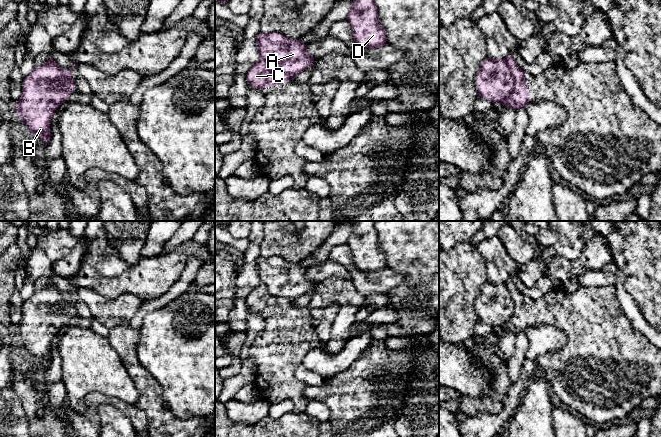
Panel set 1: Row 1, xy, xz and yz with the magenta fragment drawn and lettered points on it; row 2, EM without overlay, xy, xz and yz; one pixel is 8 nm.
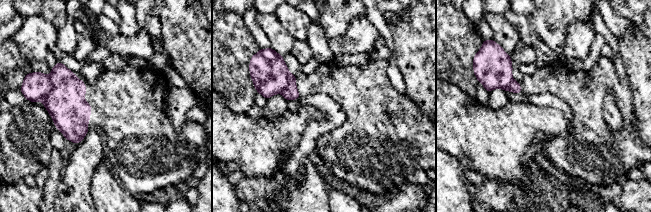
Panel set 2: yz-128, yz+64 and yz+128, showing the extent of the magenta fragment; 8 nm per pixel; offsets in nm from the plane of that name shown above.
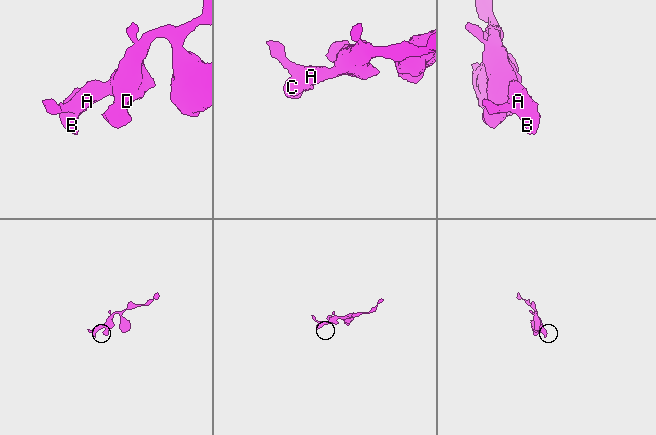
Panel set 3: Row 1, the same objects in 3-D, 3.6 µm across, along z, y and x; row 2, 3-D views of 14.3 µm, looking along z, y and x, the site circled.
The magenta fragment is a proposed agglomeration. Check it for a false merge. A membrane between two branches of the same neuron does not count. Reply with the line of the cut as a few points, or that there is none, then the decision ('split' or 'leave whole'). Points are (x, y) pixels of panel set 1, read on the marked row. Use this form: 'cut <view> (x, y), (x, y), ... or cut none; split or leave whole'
cut yz (505, 59), (514, 80), (514, 89), (501, 102); split

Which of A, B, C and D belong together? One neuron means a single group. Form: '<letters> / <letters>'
A D / B C

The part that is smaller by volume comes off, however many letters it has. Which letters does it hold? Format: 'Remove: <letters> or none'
Remove: B, C

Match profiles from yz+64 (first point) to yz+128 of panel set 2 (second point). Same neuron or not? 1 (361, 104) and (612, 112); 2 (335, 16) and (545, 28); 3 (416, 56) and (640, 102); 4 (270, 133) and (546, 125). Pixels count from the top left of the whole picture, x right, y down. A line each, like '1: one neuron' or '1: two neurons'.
1: two neurons
2: one neuron
3: one neuron
4: one neuron

